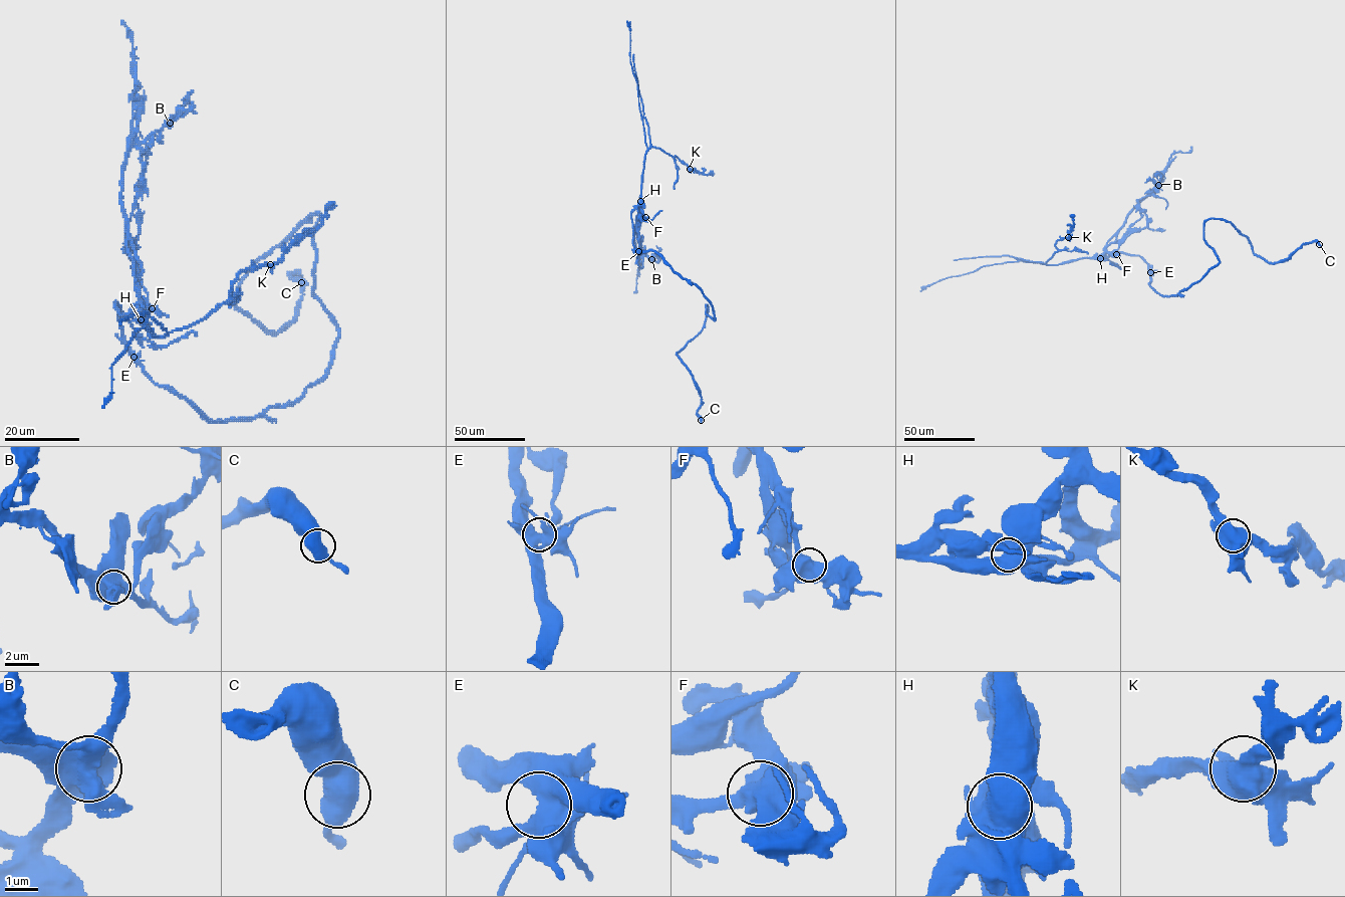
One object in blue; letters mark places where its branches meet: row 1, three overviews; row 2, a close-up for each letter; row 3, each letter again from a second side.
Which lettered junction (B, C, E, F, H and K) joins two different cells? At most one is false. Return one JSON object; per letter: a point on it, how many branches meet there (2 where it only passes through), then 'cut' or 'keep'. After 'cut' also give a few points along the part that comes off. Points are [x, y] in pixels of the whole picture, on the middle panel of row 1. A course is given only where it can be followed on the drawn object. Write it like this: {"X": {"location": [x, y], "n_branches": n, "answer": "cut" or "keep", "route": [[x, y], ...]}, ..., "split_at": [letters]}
{"B": {"location": [651, 259], "n_branches": 3, "answer": "keep"}, "C": {"location": [701, 420], "n_branches": 2, "answer": "keep"}, "E": {"location": [638, 251], "n_branches": 3, "answer": "keep"}, "F": {"location": [645, 217], "n_branches": 3, "answer": "keep"}, "H": {"location": [640, 201], "n_branches": 3, "answer": "cut", "route": [[640, 201], [647, 149], [636, 82], [630, 61], [629, 26], [626, 21]]}, "K": {"location": [690, 169], "n_branches": 3, "answer": "keep"}, "split_at": ["H"]}

